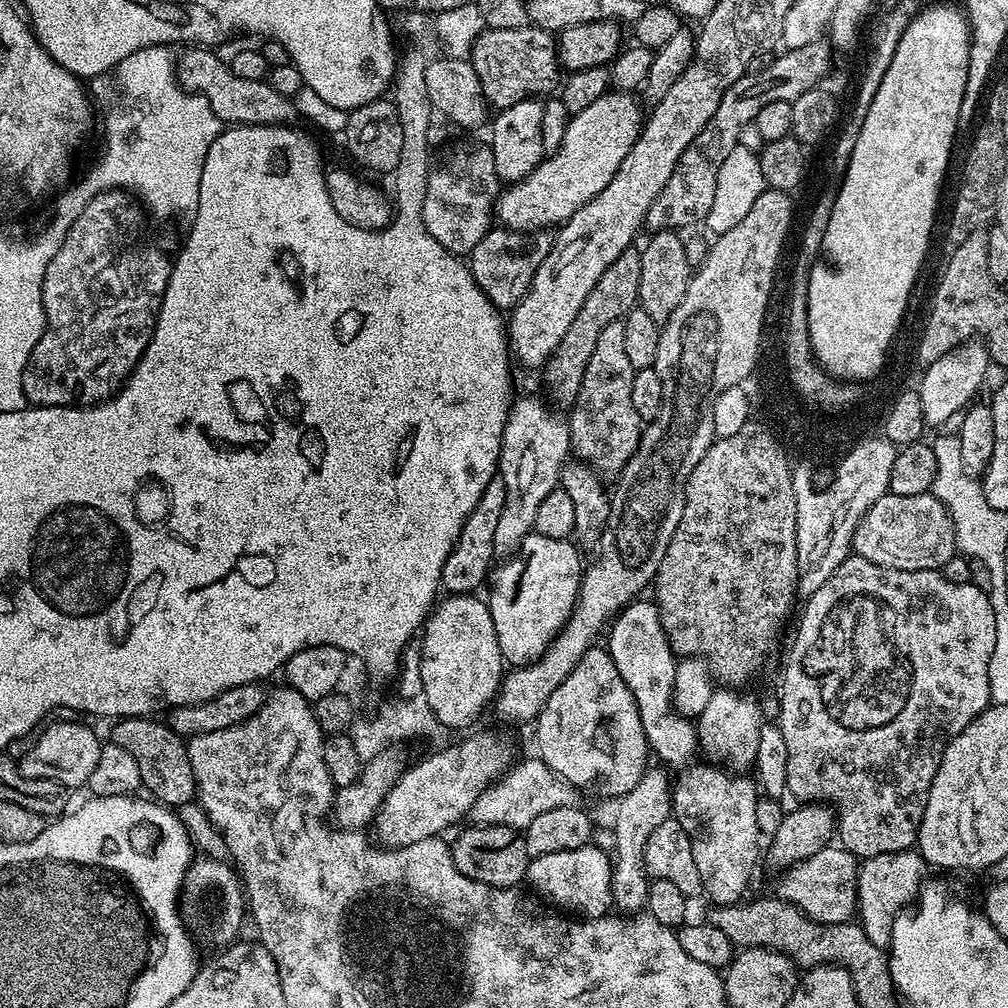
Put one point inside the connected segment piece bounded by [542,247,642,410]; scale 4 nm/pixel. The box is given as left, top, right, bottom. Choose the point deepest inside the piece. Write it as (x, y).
(615, 294)

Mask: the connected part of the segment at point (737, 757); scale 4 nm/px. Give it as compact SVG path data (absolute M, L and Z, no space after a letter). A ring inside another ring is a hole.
M720 686L713 691L706 710L695 721L698 748L701 753L708 752L707 759L719 762L732 770L748 770L755 765L758 752L759 730L762 725L760 708L752 696L743 696L743 691Z

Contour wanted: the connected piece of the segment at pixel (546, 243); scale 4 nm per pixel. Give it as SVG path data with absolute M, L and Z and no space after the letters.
M494 226L474 246L474 250L467 257L466 263L472 271L474 282L484 293L495 308L511 310L526 294L538 266L550 254L552 249L553 233L548 230L534 232L516 232L512 228Z

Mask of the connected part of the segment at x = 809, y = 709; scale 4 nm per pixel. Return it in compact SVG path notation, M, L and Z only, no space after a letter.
M858 555L848 559L803 601L804 613L780 676L780 719L778 725L786 740L786 784L787 795L797 796L800 802L823 802L831 806L836 814L836 836L839 847L845 848L857 858L874 854L907 852L916 843L920 832L922 814L926 810L926 798L934 782L934 774L940 765L946 746L978 714L990 707L990 654L994 654L994 606L990 606L987 591L976 584L946 582L939 571L894 570L875 565Z

